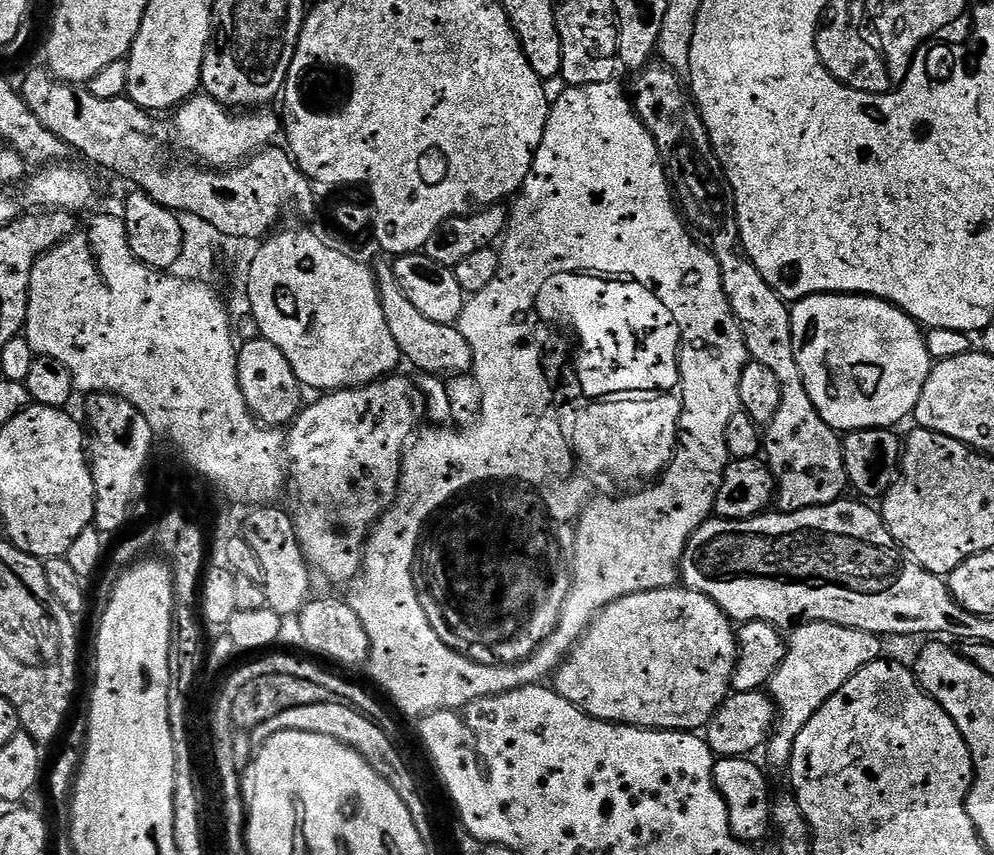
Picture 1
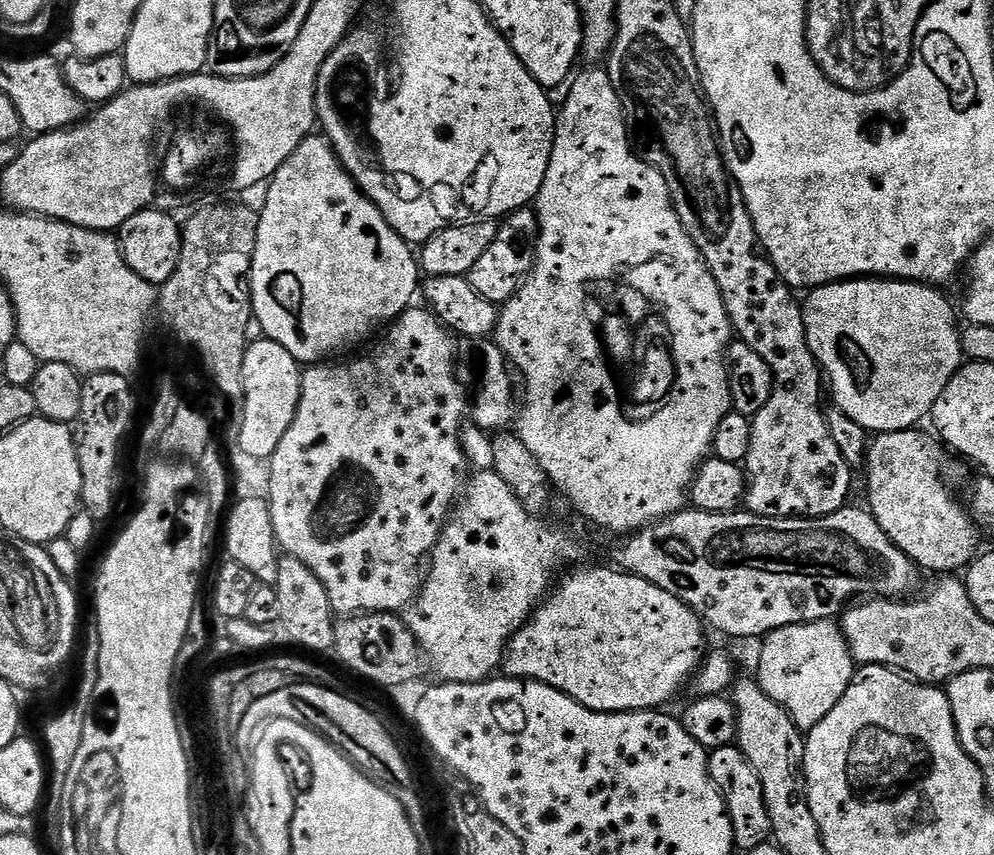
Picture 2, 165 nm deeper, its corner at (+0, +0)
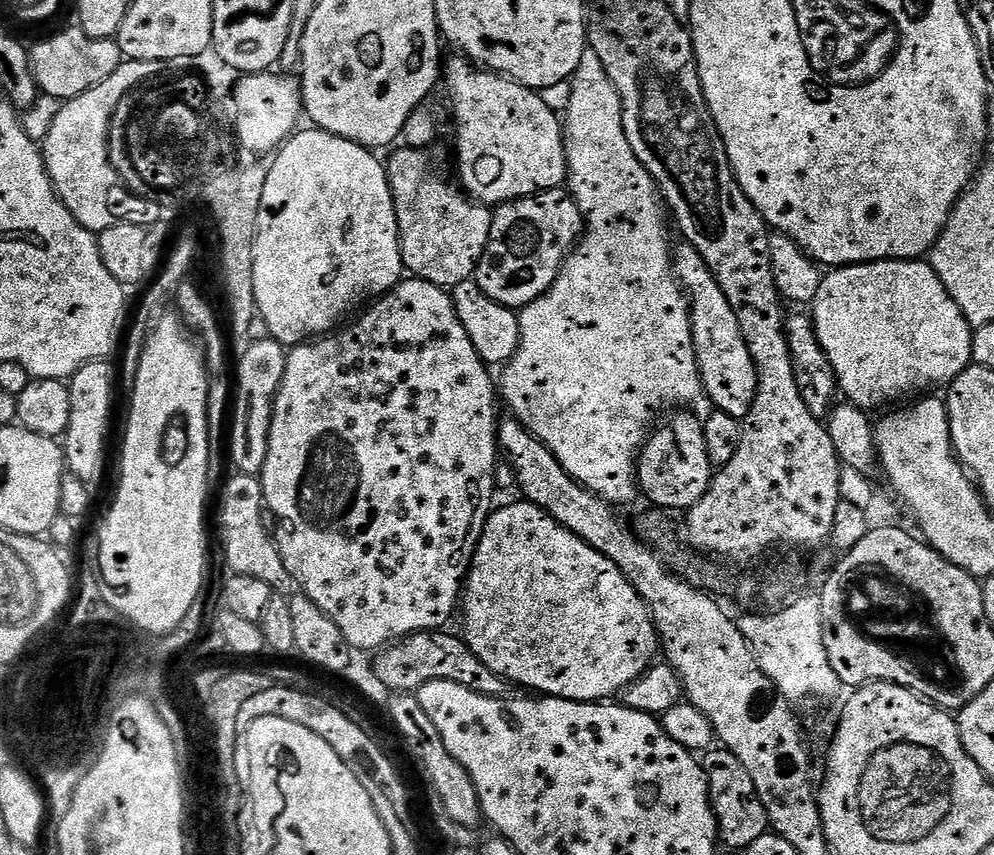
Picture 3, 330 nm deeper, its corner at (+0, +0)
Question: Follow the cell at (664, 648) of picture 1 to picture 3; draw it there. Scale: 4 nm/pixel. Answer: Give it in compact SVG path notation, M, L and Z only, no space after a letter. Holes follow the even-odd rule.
M523 498L517 500L517 504L497 507L483 521L462 589L462 639L494 674L513 685L521 684L533 688L533 693L563 700L611 701L657 659L656 623L644 600L611 558L566 530L543 508Z

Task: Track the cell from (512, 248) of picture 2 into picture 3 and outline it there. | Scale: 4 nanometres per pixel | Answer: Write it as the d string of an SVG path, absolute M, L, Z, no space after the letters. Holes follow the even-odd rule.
M563 187L551 188L549 192L539 192L533 196L524 196L521 200L510 200L493 211L490 226L490 242L476 267L475 282L502 306L519 310L537 300L558 278L560 268L568 259L576 245L580 243L586 231L586 218L576 205L571 192Z

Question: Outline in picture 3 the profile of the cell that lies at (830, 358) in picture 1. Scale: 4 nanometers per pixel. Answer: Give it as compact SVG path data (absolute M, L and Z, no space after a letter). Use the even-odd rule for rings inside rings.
M873 260L871 264L850 264L846 268L837 268L829 271L821 279L818 286L816 299L810 305L810 315L816 324L818 342L824 347L824 352L828 355L828 361L834 366L839 391L845 392L847 399L855 404L857 408L873 410L880 408L883 404L888 404L891 400L900 400L903 396L908 396L911 392L924 394L927 388L940 388L952 383L973 363L972 359L972 333L974 331L971 324L958 310L954 298L946 290L946 286L938 278L938 274L932 268L931 263L919 260Z

